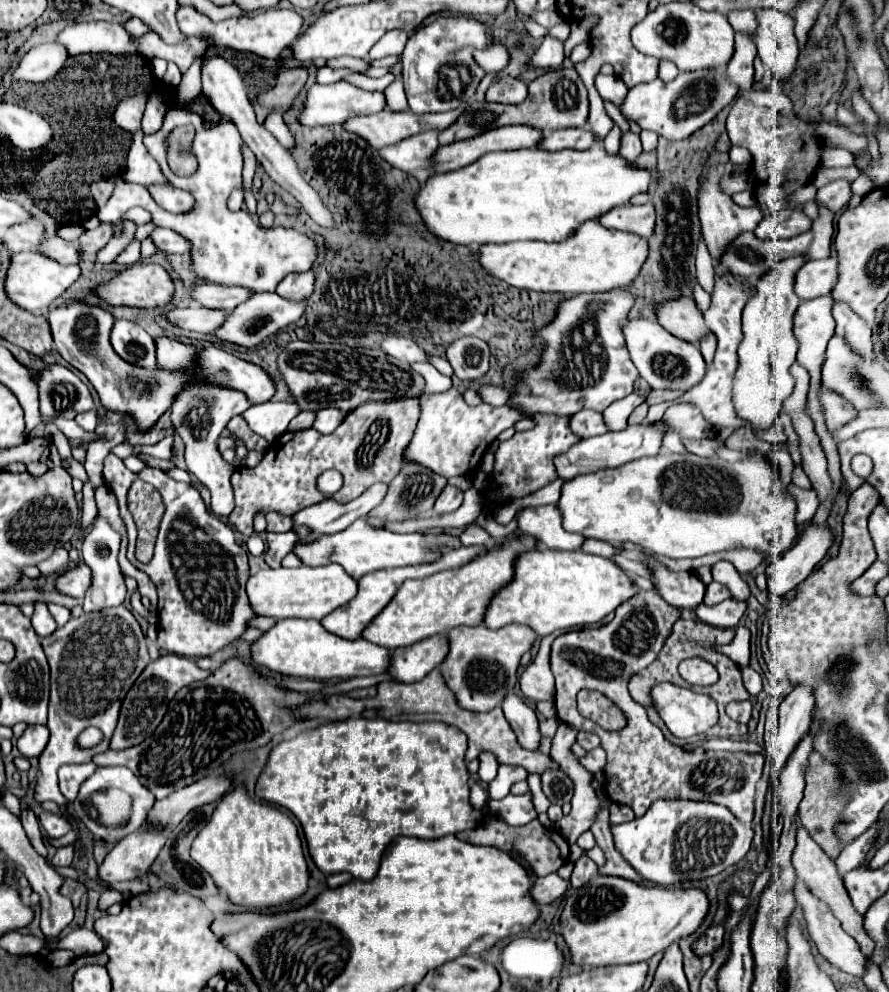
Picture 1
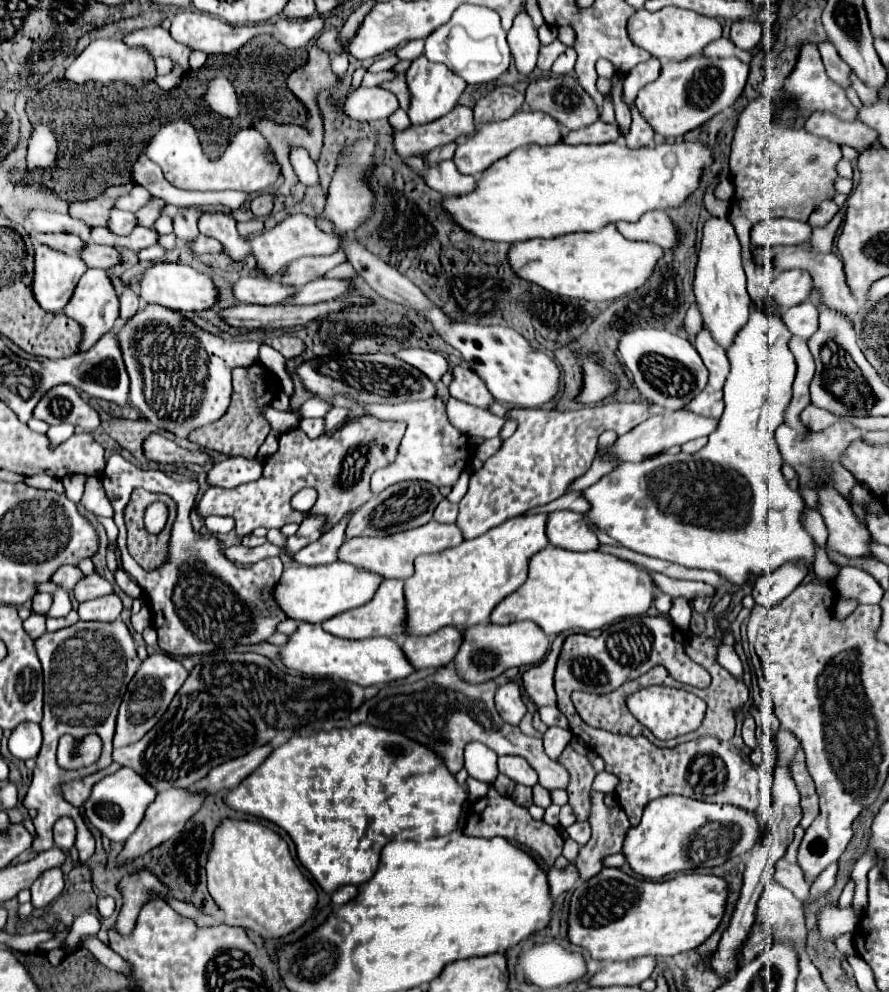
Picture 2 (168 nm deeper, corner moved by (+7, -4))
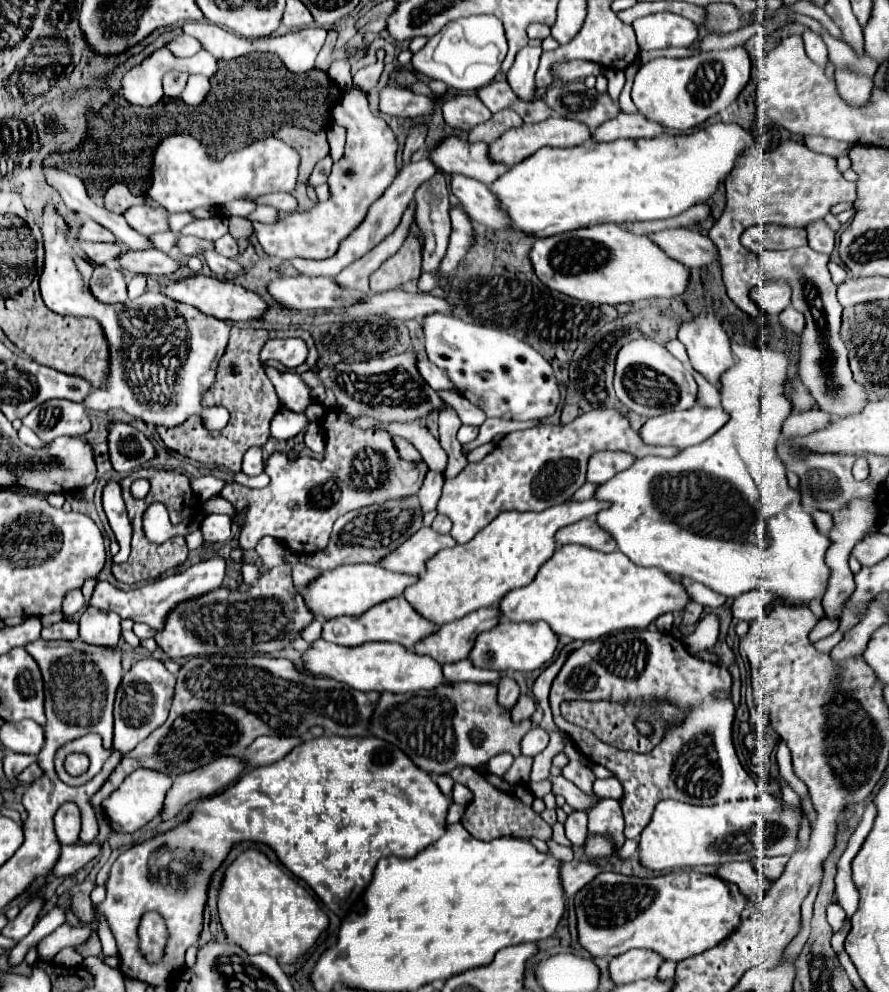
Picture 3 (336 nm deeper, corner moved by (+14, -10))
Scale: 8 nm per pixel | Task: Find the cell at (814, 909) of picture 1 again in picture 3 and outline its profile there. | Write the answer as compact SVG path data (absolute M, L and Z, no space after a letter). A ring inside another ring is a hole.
M782 855L782 857L758 857L752 863L754 863L756 871L762 871L770 881L776 881L782 875L788 859L790 859L788 855Z

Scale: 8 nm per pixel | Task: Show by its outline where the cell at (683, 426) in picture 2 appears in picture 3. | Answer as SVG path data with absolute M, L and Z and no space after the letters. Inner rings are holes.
M692 407L686 411L666 413L658 419L648 419L642 429L642 441L650 445L690 447L714 435L728 421L728 413L718 407Z

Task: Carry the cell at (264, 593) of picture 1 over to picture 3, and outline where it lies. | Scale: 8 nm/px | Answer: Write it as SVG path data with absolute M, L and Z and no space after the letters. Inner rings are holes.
M360 563L360 565L342 565L334 571L322 573L314 583L310 583L302 595L306 599L306 605L312 609L314 615L324 615L326 619L334 619L340 615L362 615L370 607L402 597L404 589L414 585L418 581L418 575L402 575L394 571L386 571L384 567Z

